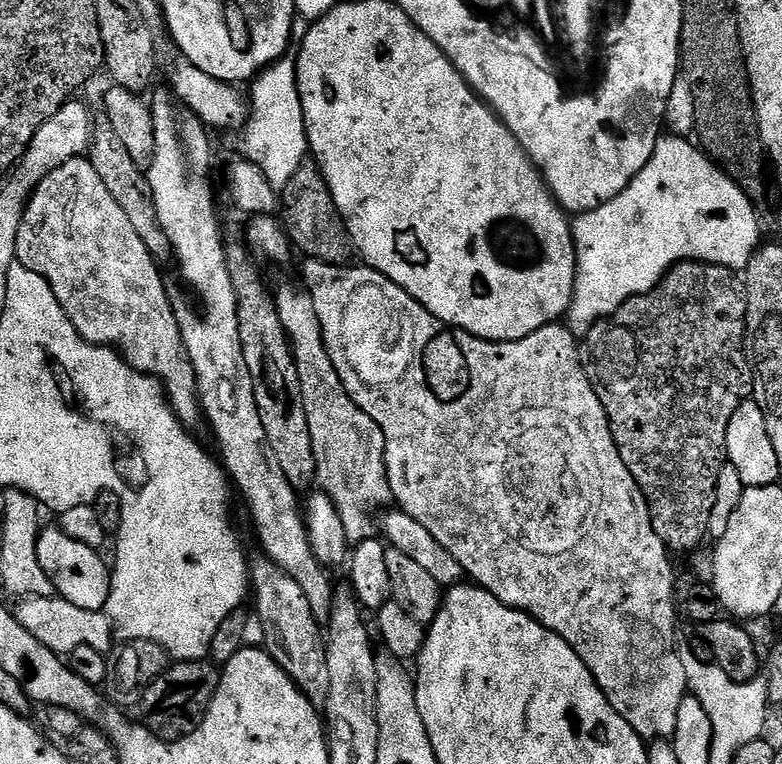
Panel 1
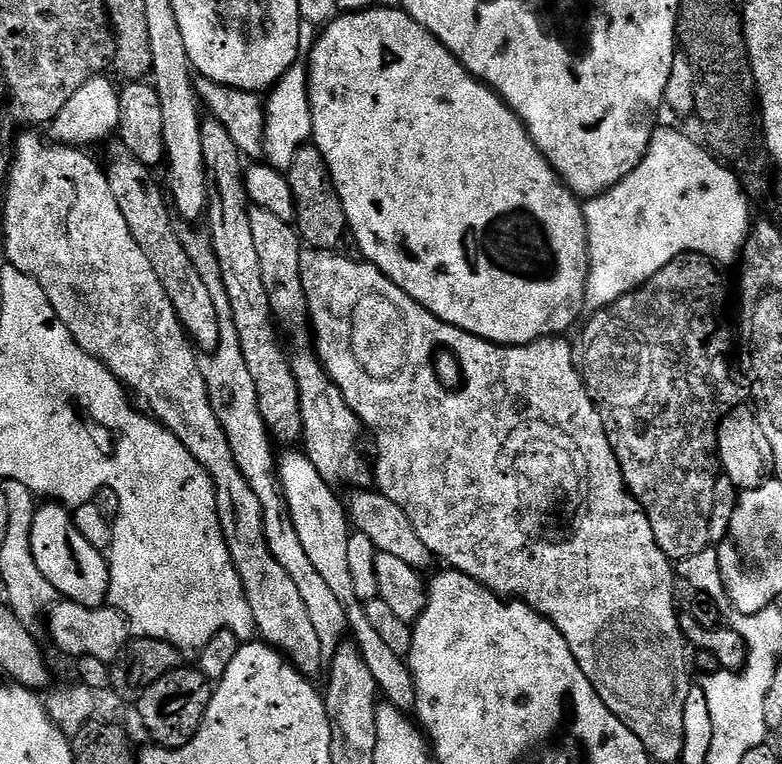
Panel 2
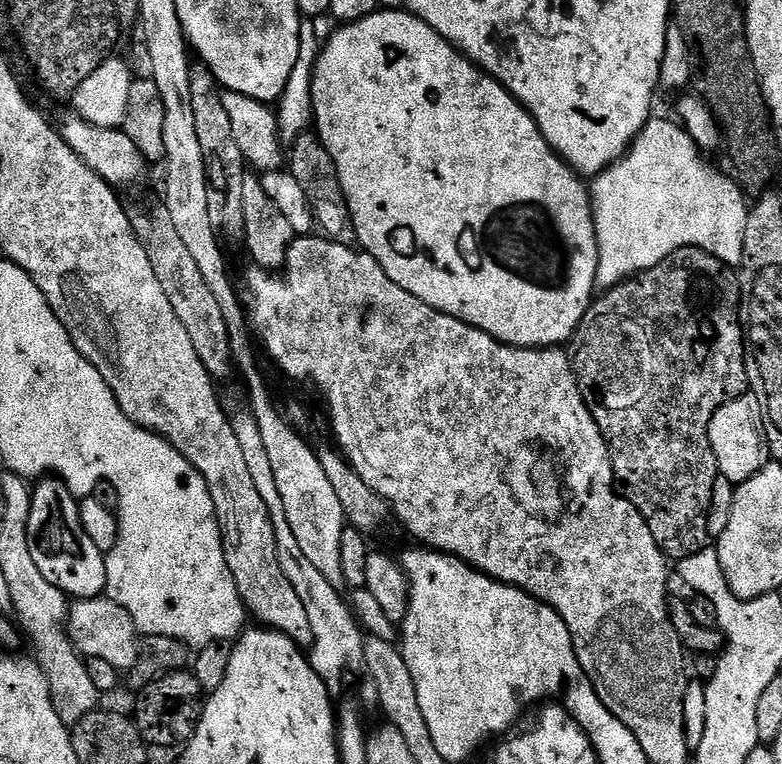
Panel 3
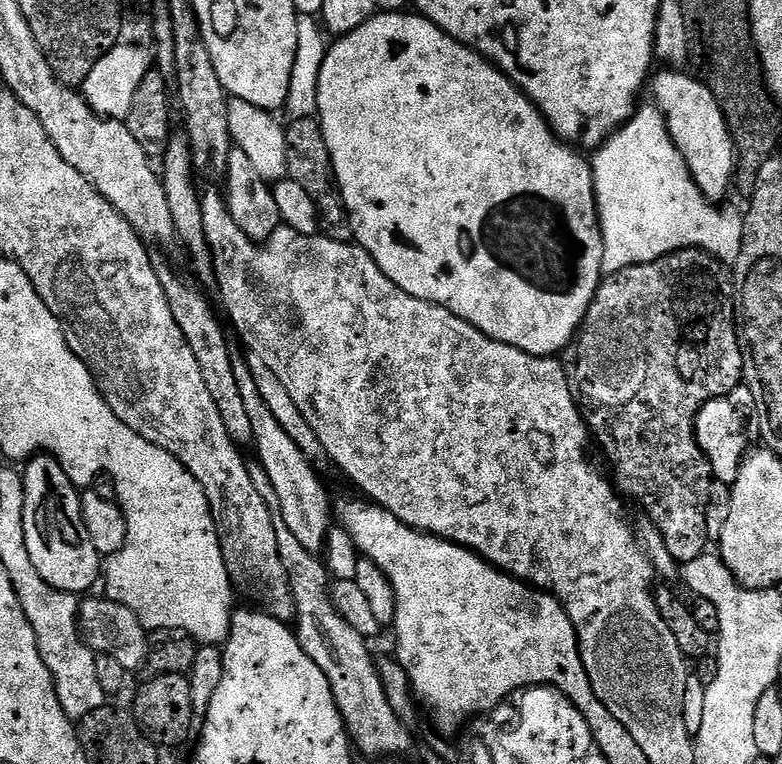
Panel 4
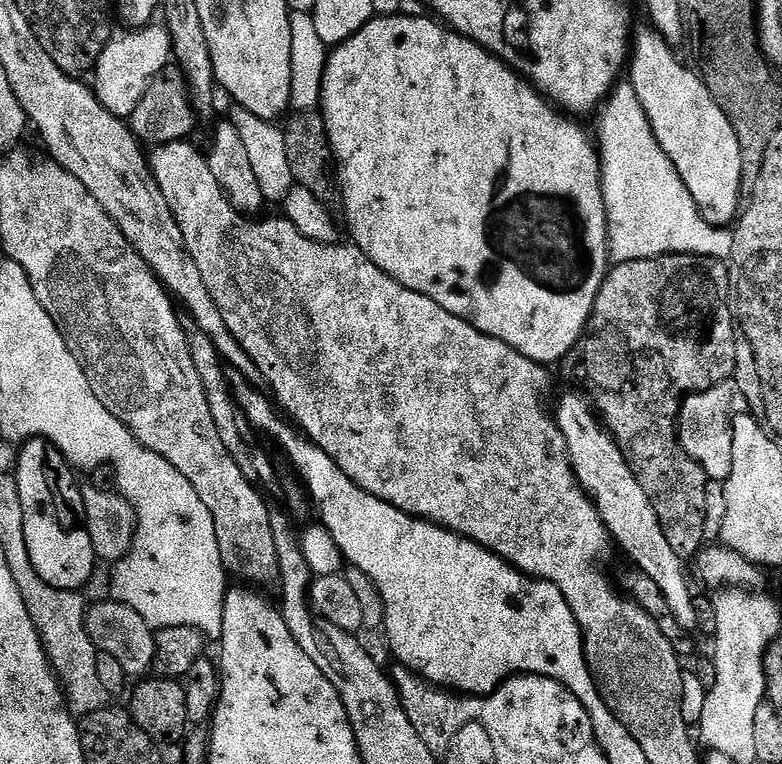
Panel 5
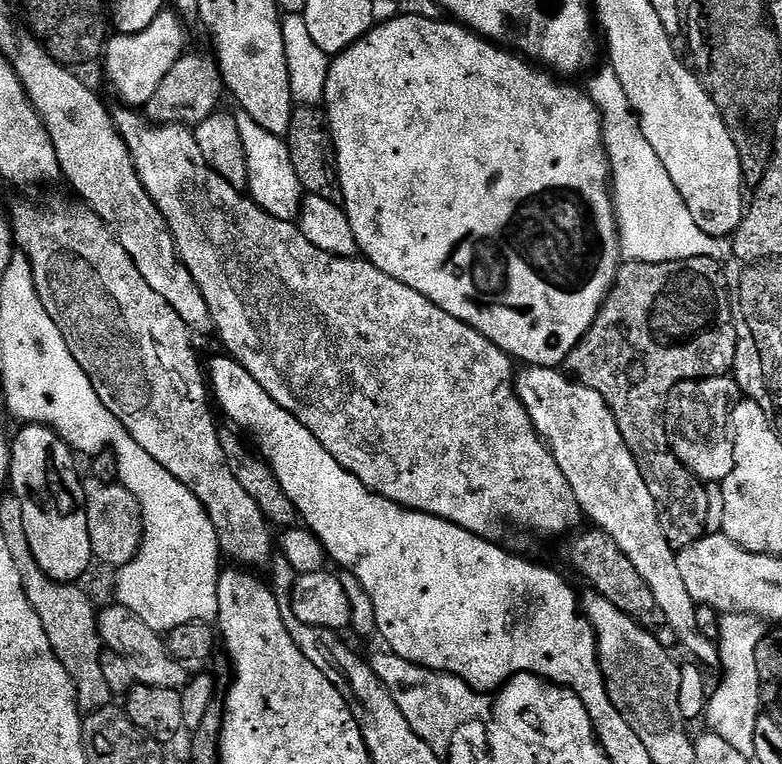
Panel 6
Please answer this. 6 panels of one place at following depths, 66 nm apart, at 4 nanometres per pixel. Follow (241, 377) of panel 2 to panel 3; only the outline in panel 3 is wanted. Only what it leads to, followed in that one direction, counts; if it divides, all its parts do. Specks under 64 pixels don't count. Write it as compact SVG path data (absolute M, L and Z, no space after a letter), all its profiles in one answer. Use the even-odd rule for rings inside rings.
M248 410L231 413L230 419L234 426L234 435L238 438L238 447L246 458L246 467L250 469L250 478L254 481L262 502L266 502L266 510L274 526L278 562L286 578L290 578L294 590L298 590L298 598L302 598L302 606L306 606L306 615L310 617L312 669L322 677L329 689L336 690L344 671L363 661L365 633L356 623L349 601L340 597L341 589L330 586L330 582L326 582L326 578L322 578L321 572L314 567L314 562L307 560L302 549L298 547L298 541L290 531L290 522L286 522L286 506L282 506L282 498L278 495L278 486L274 483L274 469L270 466L270 458L266 458L266 446L262 442L258 422L254 422L251 411Z

